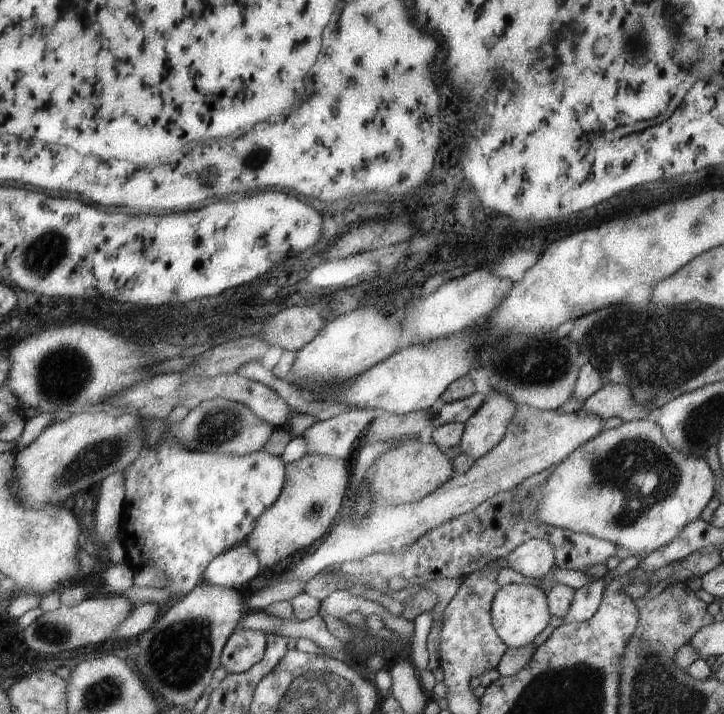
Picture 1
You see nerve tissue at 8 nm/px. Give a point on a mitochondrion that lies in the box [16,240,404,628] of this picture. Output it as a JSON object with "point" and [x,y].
{"point":[60,380]}

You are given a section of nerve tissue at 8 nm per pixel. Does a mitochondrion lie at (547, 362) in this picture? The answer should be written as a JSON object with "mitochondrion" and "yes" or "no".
{"mitochondrion":"yes"}

